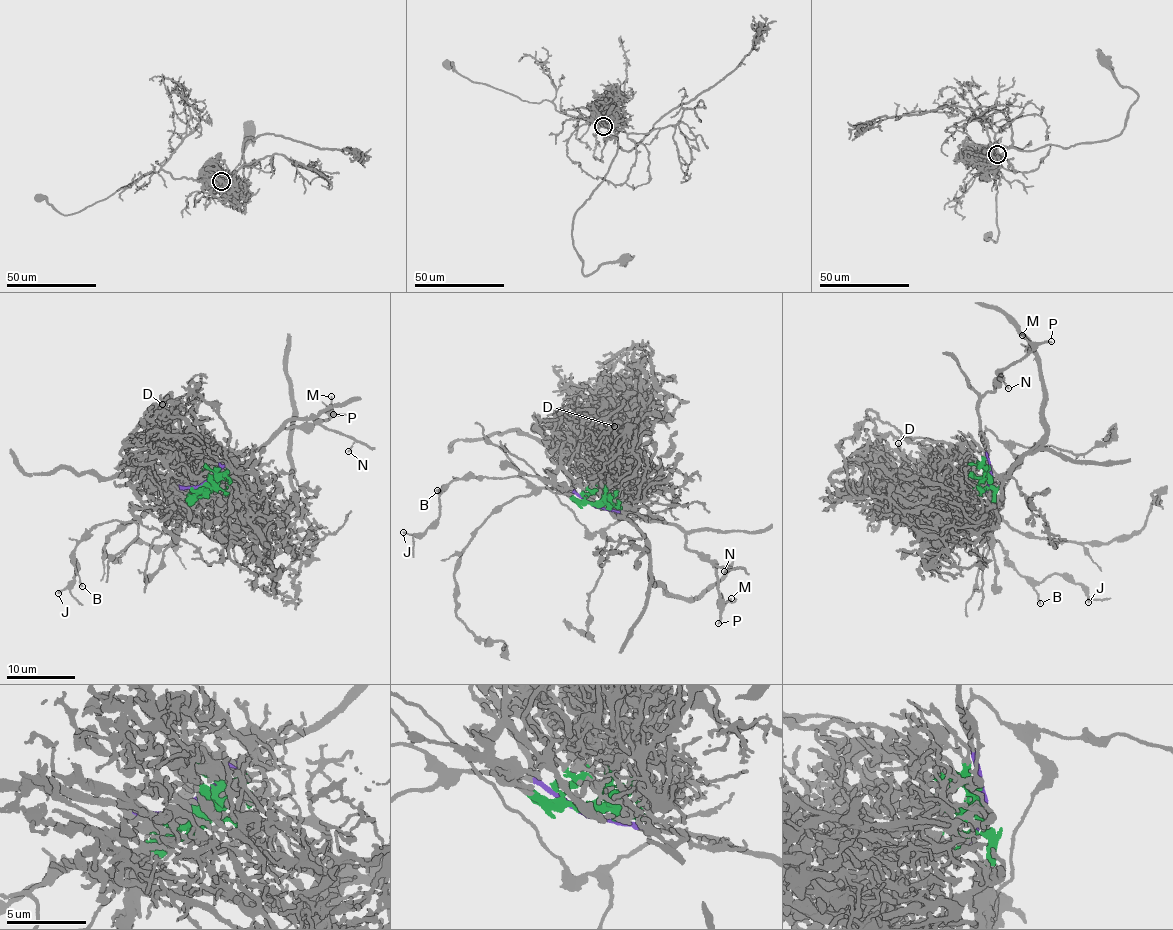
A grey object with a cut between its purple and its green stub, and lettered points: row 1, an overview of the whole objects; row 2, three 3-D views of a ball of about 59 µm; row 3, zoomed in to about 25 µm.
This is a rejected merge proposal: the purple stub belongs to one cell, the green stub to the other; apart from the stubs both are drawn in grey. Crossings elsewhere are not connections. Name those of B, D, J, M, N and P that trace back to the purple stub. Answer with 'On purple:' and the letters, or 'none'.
On purple: B, J, M, N, P

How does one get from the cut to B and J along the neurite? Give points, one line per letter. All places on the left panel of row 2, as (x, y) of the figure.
B: (204, 484), (179, 488), (164, 507), (132, 520), (107, 522), (84, 532), (73, 554), (76, 572), (82, 586)
J: (204, 484), (179, 488), (164, 507), (132, 520), (92, 526), (74, 552), (79, 563), (72, 582), (57, 593)

